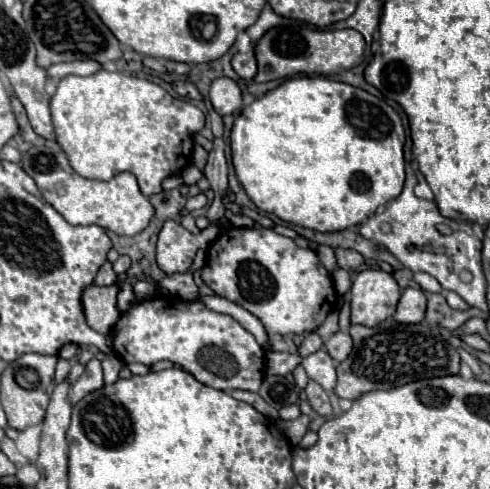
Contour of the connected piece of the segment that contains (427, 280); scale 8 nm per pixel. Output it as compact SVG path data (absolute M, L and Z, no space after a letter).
M414 273L414 280L425 292L439 293L442 290L436 278L427 273Z

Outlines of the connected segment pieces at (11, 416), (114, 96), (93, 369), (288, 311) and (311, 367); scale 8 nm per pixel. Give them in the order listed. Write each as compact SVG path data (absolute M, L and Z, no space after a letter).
M25 354L21 360L15 360L7 364L7 368L1 374L1 406L7 414L7 424L15 428L17 432L35 426L43 422L45 408L49 404L49 396L55 388L55 356L37 356L37 354Z
M99 70L91 76L65 76L57 84L57 92L51 98L51 118L57 142L67 154L71 168L79 176L107 180L119 172L131 172L135 174L145 196L161 192L161 182L167 176L177 176L191 164L193 134L201 132L205 126L205 114L195 104L173 98L167 90L151 80L107 70Z
M93 358L93 360L85 366L85 374L71 386L71 392L69 392L71 404L77 404L85 394L89 394L89 392L93 392L93 390L99 390L101 386L103 386L101 362Z
M225 228L207 250L207 264L201 270L205 284L219 296L243 306L261 320L267 334L303 334L313 332L325 316L335 308L337 292L331 274L319 262L311 248L299 248L291 238L277 234L271 228Z
M321 348L315 354L307 356L301 366L305 368L307 376L323 386L325 392L331 392L335 388L335 362L331 356Z

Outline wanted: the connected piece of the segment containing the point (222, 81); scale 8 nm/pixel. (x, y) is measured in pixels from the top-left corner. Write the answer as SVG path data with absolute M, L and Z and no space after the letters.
M217 78L211 84L209 98L211 98L213 110L221 116L233 114L237 108L241 108L241 88L231 78Z

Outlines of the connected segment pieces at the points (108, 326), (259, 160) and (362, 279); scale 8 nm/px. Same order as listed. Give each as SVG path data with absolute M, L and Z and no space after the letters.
M89 286L85 288L81 302L89 328L105 336L111 334L121 316L117 310L117 286Z
M303 75L286 79L277 88L273 88L267 94L263 94L261 98L257 98L251 106L243 108L243 112L239 114L239 118L235 120L233 130L231 130L231 156L233 156L233 166L239 182L243 184L247 196L253 200L253 204L259 210L271 212L285 222L299 224L299 226L305 226L305 228L311 228L317 232L333 232L333 230L345 230L355 224L361 224L379 206L387 204L389 200L393 200L401 194L405 182L405 160L403 157L405 140L405 130L401 124L401 118L385 100L379 100L377 96L373 96L361 88L355 88L351 84L345 84L345 82L329 77Z
M363 270L351 286L351 324L377 326L393 316L401 288L383 270Z

